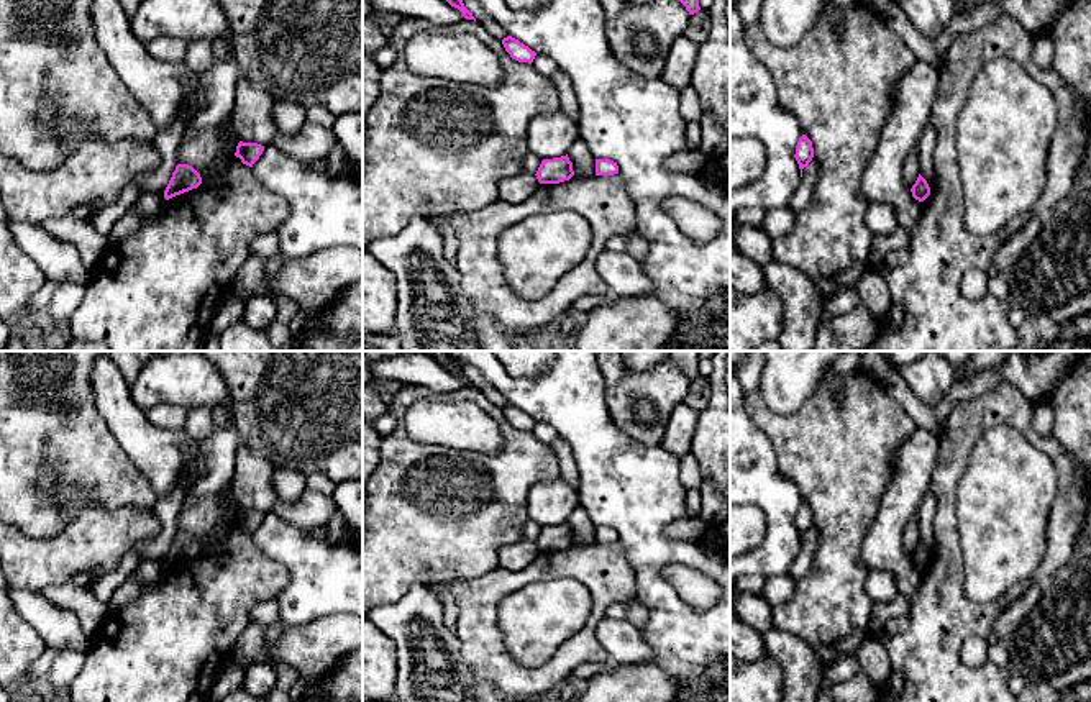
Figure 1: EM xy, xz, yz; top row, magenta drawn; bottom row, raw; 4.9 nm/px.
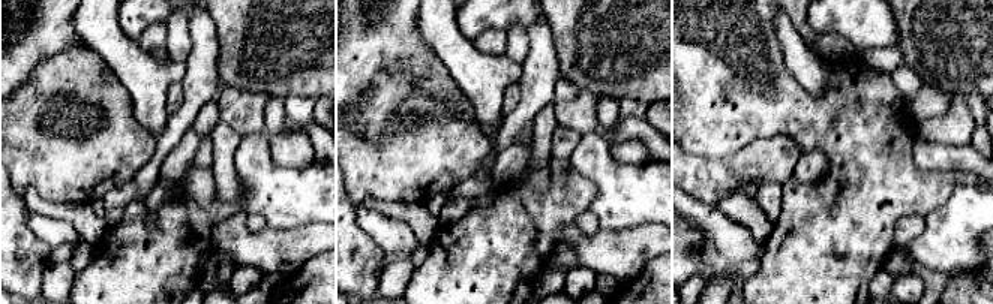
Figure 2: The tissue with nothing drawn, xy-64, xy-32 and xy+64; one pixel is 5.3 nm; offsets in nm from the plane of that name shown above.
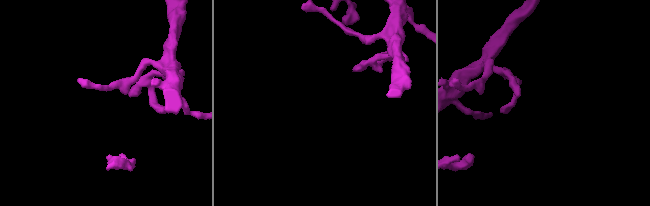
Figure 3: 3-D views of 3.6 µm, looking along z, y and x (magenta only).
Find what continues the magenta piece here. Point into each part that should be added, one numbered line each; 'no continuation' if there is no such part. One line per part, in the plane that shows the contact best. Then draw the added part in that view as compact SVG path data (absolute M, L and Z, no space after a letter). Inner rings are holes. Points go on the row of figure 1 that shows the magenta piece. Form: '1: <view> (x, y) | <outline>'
1: xy (166, 141) | M176 118L169 128L159 131L153 139L153 144L162 159L159 167L136 179L123 190L115 203L95 210L90 221L102 236L108 238L115 223L121 220L143 195L164 194L172 172L179 164L176 153L184 138L184 131L185 123L179 118Z

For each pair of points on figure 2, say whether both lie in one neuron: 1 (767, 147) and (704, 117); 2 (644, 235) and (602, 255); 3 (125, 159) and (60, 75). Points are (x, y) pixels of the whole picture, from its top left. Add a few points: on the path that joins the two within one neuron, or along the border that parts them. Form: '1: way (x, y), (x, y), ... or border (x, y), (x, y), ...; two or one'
1: border (786, 134), (762, 135), (722, 157); two
2: way (633, 246), (626, 253), (612, 253); one
3: way (104, 138), (104, 128), (72, 96); one

